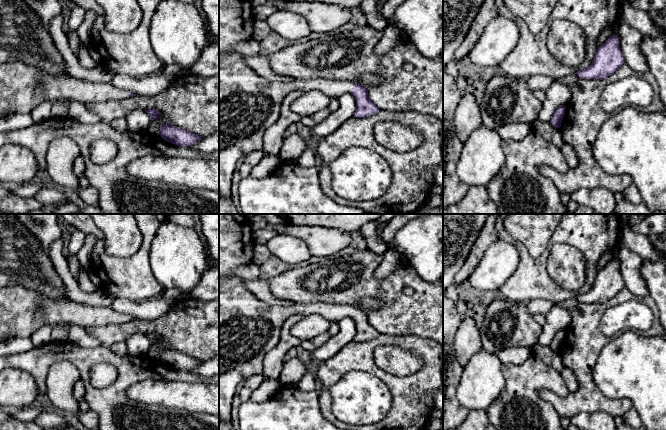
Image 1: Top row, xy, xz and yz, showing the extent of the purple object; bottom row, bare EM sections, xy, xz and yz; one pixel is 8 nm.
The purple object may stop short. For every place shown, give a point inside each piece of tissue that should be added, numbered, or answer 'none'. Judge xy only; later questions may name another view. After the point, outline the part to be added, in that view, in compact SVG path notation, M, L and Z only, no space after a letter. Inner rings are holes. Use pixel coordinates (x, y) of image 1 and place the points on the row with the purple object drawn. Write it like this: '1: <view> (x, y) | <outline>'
1: xy (22, 88) | M22 62L0 63L0 117L12 114L30 114L44 101L54 102L58 98L71 98L83 104L112 99L129 98L129 92L111 83L93 83L64 74L49 76Z

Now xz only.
1: xz (249, 104) | M219 53L219 152L229 147L239 148L243 156L263 151L264 133L279 119L283 99L294 90L300 94L317 90L339 98L351 93L352 88L352 82L326 79L270 81L247 66L243 55Z

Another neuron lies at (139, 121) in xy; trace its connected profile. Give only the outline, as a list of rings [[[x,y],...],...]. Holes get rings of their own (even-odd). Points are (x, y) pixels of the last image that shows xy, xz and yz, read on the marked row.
[[[134,110],[125,116],[129,131],[143,133],[149,131],[151,118],[146,111]]]

